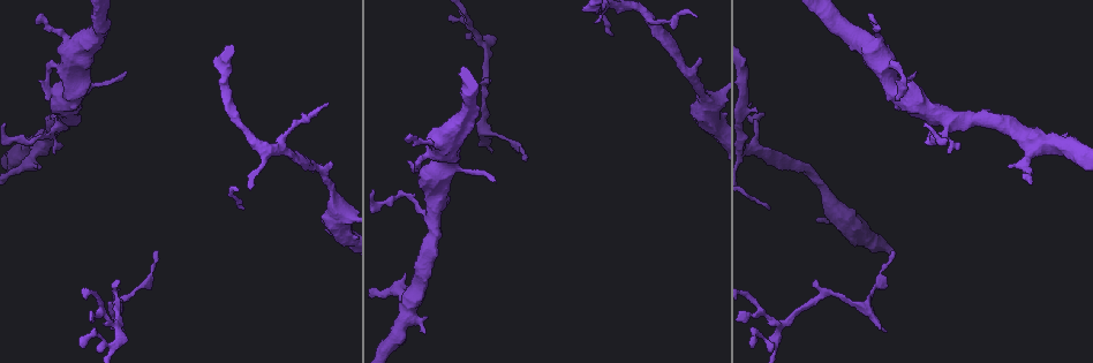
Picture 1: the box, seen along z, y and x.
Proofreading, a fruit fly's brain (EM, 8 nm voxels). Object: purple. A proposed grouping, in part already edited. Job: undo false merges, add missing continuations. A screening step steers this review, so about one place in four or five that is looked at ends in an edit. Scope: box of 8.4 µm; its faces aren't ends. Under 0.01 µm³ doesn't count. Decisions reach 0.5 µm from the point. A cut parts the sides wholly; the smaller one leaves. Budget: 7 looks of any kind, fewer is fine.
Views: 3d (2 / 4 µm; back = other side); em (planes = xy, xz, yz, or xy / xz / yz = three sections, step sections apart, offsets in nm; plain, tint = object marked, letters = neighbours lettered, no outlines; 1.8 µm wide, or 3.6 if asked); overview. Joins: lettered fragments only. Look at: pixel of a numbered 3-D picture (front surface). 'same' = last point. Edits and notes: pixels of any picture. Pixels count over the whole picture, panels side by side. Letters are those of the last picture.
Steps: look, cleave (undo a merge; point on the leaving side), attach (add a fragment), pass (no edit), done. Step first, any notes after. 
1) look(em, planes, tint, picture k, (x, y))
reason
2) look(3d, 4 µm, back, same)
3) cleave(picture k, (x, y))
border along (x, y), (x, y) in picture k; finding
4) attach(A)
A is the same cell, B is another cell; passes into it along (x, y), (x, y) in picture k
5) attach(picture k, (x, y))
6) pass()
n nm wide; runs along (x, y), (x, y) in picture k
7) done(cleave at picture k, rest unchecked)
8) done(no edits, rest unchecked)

look(em, planes, letters, picture 1, (886, 330))
free end

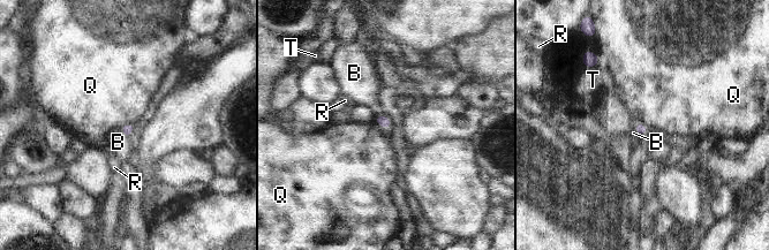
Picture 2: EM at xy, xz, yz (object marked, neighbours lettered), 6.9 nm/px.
pass()
B, Q, R and T are other cells; border along (638, 121), (646, 127) in picture 2; no lettered fragment goes on from it

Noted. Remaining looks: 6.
look(em, planes, letters, picture 1, (779, 325))
abrupt turn

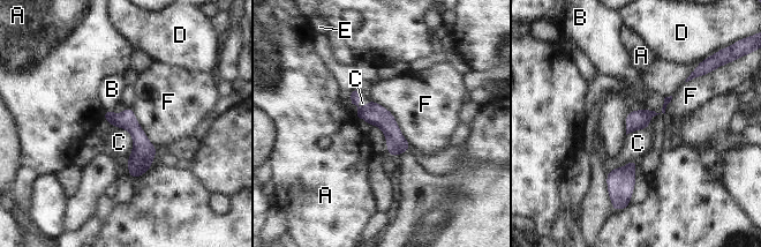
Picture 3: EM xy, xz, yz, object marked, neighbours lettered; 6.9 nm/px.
pass()
F touches over 440 nm; A, B, C, D, E and F are other cells; all the same neuron

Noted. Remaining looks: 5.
look(em, planes, letters, picture 1, (54, 151))
an open end

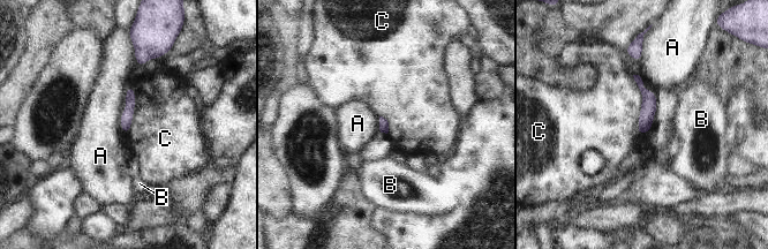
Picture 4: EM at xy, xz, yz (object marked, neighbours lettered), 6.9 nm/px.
pass()
A, B and C are other cells; runs along (132, 89), (126, 130) in picture 4; no lettered fragment goes on from it

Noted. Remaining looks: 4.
done(no edits, rest unchecked)

